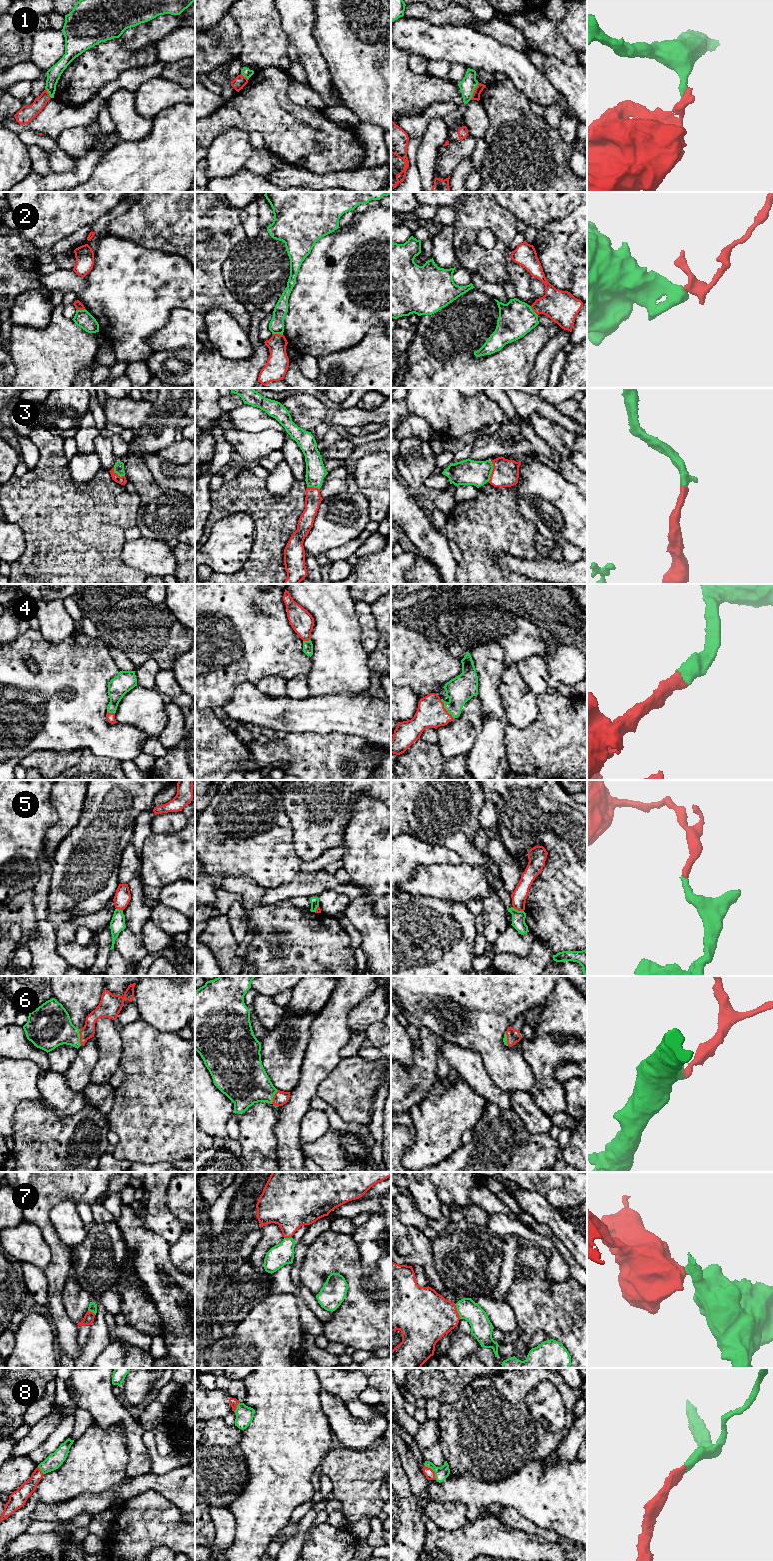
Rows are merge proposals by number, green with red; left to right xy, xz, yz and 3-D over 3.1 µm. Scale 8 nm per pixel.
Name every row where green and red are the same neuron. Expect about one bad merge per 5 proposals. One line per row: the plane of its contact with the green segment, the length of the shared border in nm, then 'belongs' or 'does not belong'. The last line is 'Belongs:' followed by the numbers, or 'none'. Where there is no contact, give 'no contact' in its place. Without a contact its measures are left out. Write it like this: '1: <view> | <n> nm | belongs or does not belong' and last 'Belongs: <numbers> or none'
1: yz | 160 nm | does not belong
2: xz | 80 nm | does not belong
3: yz | 170 nm | belongs
4: yz | 200 nm | belongs
5: yz | 100 nm | does not belong
6: xz | 140 nm | belongs
7: yz | 120 nm | does not belong
8: yz | 160 nm | belongs
Belongs: 3, 4, 6, 8

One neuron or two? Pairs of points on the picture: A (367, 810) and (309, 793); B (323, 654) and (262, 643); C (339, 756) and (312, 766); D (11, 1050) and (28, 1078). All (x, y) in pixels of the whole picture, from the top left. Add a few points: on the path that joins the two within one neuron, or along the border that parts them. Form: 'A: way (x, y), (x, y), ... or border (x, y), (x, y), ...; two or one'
A: border (374, 797), (360, 795), (357, 798), (344, 828); two
B: border (311, 657), (311, 669), (306, 675); two
C: way (332, 763), (319, 764); one
D: border (10, 1058), (28, 1059), (33, 1061), (38, 1067); two

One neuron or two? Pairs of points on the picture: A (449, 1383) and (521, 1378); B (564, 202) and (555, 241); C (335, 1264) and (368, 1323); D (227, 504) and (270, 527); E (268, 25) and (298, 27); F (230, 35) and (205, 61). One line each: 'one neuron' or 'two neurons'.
A: two neurons
B: two neurons
C: one neuron
D: one neuron
E: two neurons
F: one neuron

